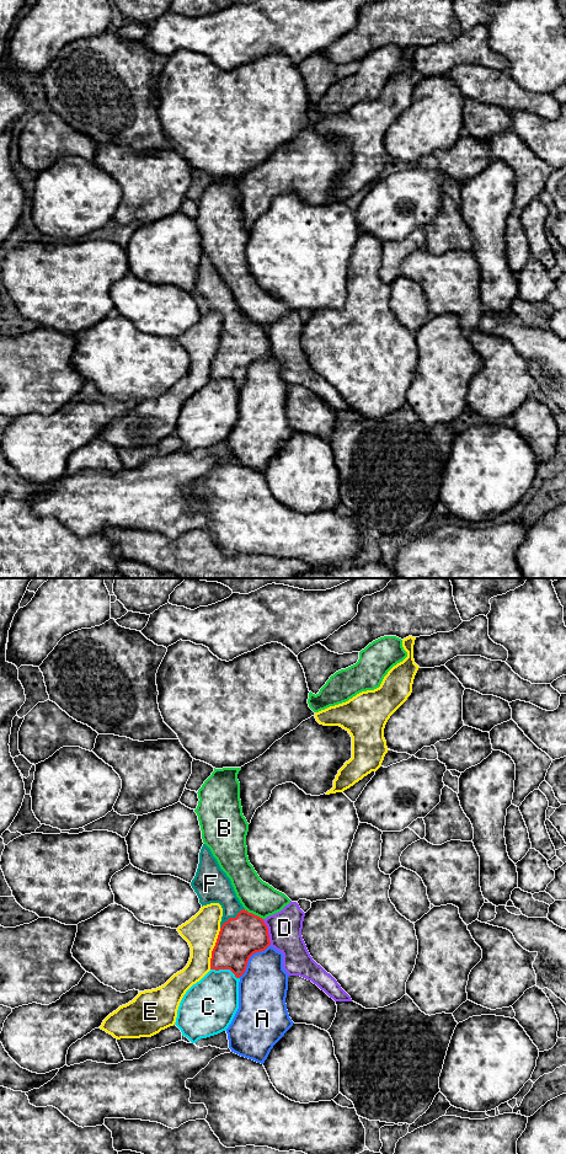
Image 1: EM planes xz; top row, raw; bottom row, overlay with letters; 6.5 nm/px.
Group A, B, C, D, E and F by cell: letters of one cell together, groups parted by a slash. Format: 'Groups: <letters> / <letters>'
Groups: A / B / C / D / E / F

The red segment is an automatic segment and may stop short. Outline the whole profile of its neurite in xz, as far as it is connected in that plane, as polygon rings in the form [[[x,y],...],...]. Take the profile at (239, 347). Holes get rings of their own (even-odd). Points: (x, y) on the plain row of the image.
[[[203,253],[192,298],[203,315],[219,312],[223,317],[220,341],[212,360],[210,379],[230,379],[240,388],[250,367],[269,354],[263,328],[249,322],[240,312],[230,288],[220,278],[210,258]]]

